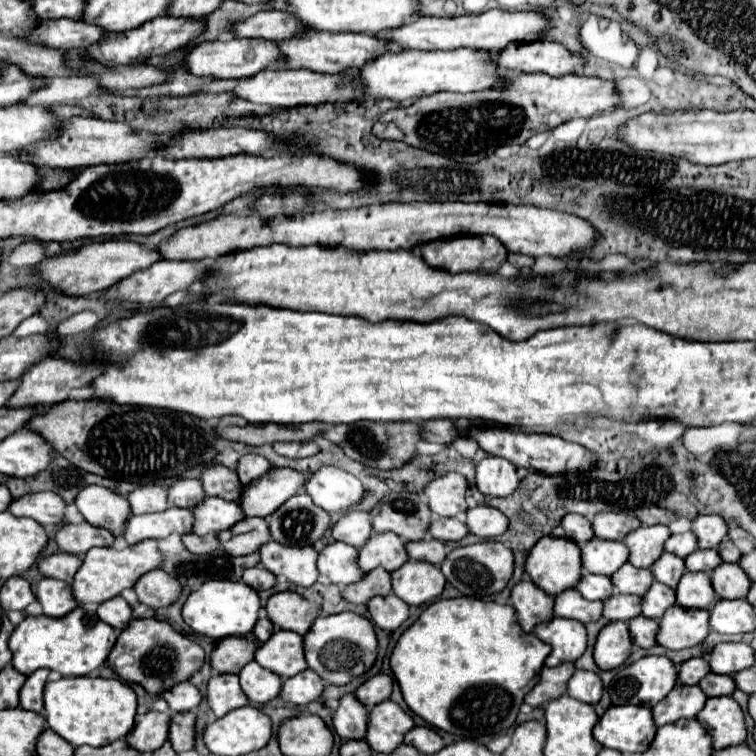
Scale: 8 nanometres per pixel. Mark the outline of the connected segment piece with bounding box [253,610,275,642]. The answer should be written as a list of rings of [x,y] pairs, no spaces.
[[[261,610],[261,614],[259,614],[259,622],[257,622],[257,626],[255,626],[255,630],[253,630],[253,634],[255,634],[255,638],[259,638],[259,642],[267,642],[269,638],[271,638],[271,634],[273,634],[273,630],[275,630],[275,626],[273,626],[273,622],[267,618],[267,614],[265,614],[265,610]]]

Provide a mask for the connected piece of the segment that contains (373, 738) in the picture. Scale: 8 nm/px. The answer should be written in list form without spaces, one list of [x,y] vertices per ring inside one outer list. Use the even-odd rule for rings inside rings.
[[[385,700],[371,708],[365,740],[373,752],[393,752],[403,744],[403,736],[415,726],[413,718],[395,702]]]

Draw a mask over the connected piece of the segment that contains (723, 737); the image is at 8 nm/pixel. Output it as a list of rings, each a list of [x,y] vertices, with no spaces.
[[[731,696],[709,698],[697,720],[713,734],[715,750],[743,744],[747,740],[743,710]]]

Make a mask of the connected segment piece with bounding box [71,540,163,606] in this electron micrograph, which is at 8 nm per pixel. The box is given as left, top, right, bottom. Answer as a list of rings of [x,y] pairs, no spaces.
[[[145,540],[145,542],[139,542],[139,544],[133,544],[125,550],[115,550],[115,548],[93,548],[85,554],[85,560],[83,560],[83,566],[81,570],[75,574],[75,580],[73,580],[73,594],[77,598],[77,602],[83,606],[83,604],[89,604],[89,602],[105,602],[109,598],[115,598],[119,596],[125,588],[133,588],[135,582],[151,572],[151,570],[157,570],[161,568],[163,564],[163,556],[157,548],[157,540]]]

